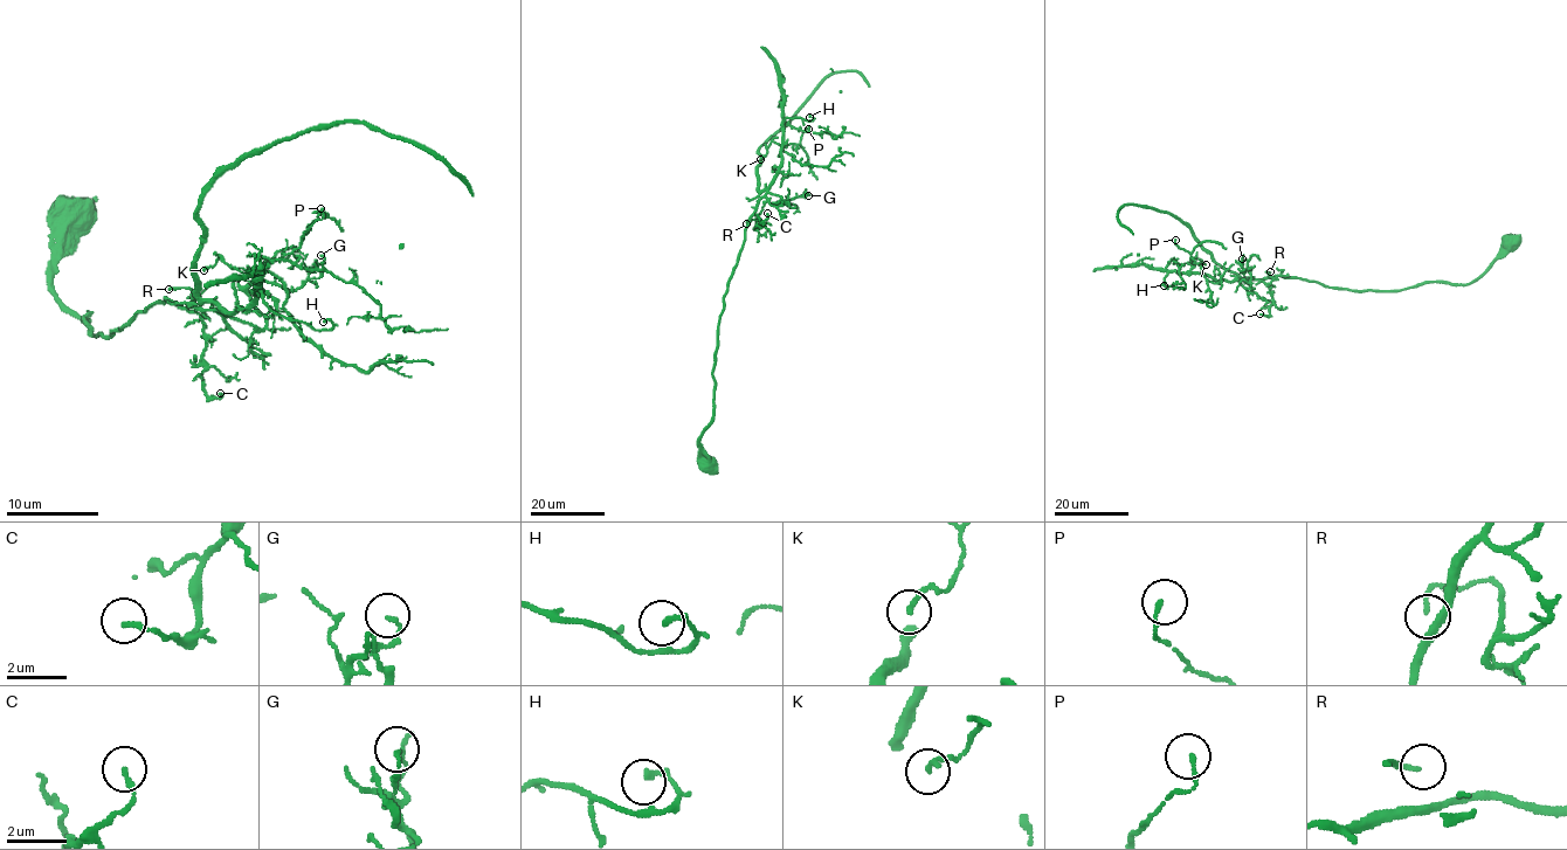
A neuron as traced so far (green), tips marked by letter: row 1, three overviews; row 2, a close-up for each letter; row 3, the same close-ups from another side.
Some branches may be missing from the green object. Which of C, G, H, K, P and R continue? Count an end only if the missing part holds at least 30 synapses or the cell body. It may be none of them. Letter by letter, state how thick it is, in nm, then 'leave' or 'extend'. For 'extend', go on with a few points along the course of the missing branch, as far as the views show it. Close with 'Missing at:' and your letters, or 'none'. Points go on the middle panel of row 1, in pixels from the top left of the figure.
C: 160 nm | leave
G: 100 nm | leave
H: 220 nm | leave
K: 160 nm | leave
P: 120 nm | leave
R: 90 nm | leave
Missing at: none

